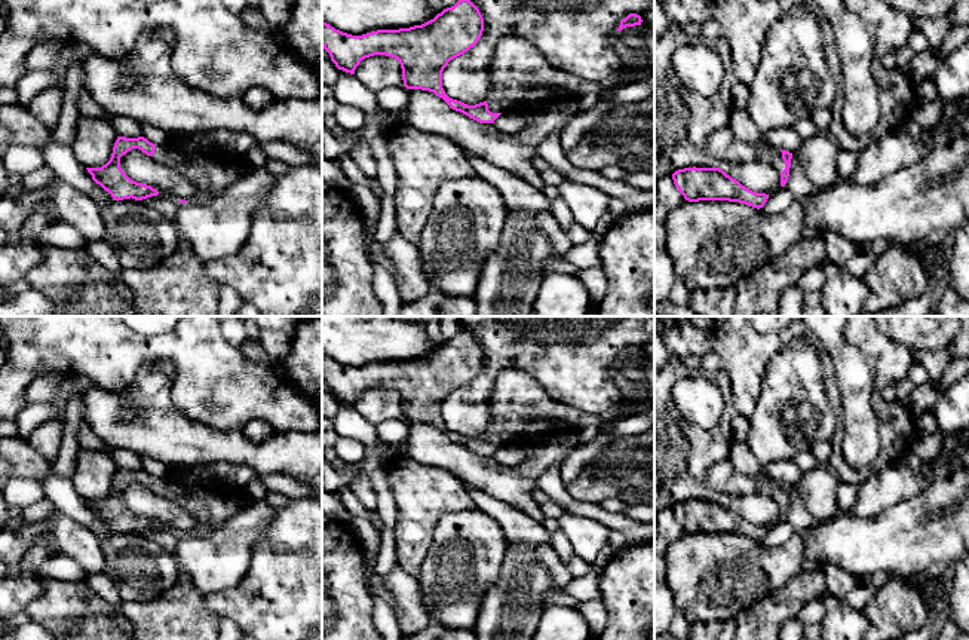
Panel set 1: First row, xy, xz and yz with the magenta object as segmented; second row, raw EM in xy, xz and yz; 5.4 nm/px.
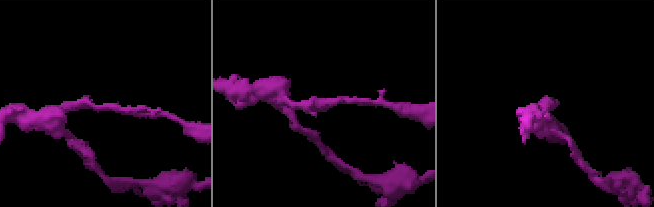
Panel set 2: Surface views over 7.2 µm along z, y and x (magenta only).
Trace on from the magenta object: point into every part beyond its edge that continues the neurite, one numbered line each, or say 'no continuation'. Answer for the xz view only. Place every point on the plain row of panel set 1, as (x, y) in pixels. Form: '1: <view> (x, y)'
1: xz (521, 409)

